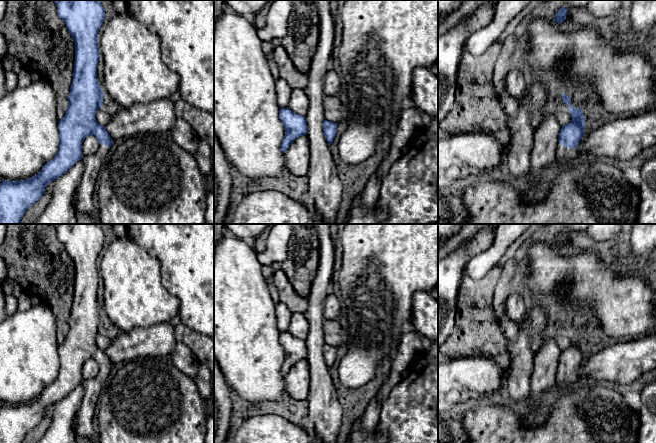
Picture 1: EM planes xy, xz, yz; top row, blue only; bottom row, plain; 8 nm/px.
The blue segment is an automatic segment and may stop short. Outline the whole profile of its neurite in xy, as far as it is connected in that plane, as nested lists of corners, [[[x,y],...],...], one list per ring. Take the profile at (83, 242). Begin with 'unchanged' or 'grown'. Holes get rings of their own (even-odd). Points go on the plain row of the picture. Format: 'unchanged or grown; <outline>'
grown; [[[56,224],[55,228],[59,241],[65,246],[75,267],[73,304],[68,319],[69,330],[65,340],[58,348],[58,376],[52,384],[42,391],[38,398],[30,403],[3,404],[0,407],[0,443],[22,443],[26,434],[45,417],[46,409],[65,398],[80,383],[84,387],[84,396],[75,417],[74,429],[77,435],[92,442],[93,419],[97,403],[113,367],[105,351],[100,349],[95,342],[104,323],[103,314],[97,303],[97,288],[100,282],[98,257],[105,243],[105,232],[99,224]],[[89,359],[94,359],[98,363],[99,372],[94,379],[84,380],[82,367]]]

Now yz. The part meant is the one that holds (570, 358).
grown; [[[562,317],[563,327],[569,330],[572,340],[570,347],[562,350],[559,357],[559,367],[556,373],[555,383],[562,389],[580,380],[578,369],[584,360],[585,339],[583,333],[571,329],[571,321]]]

